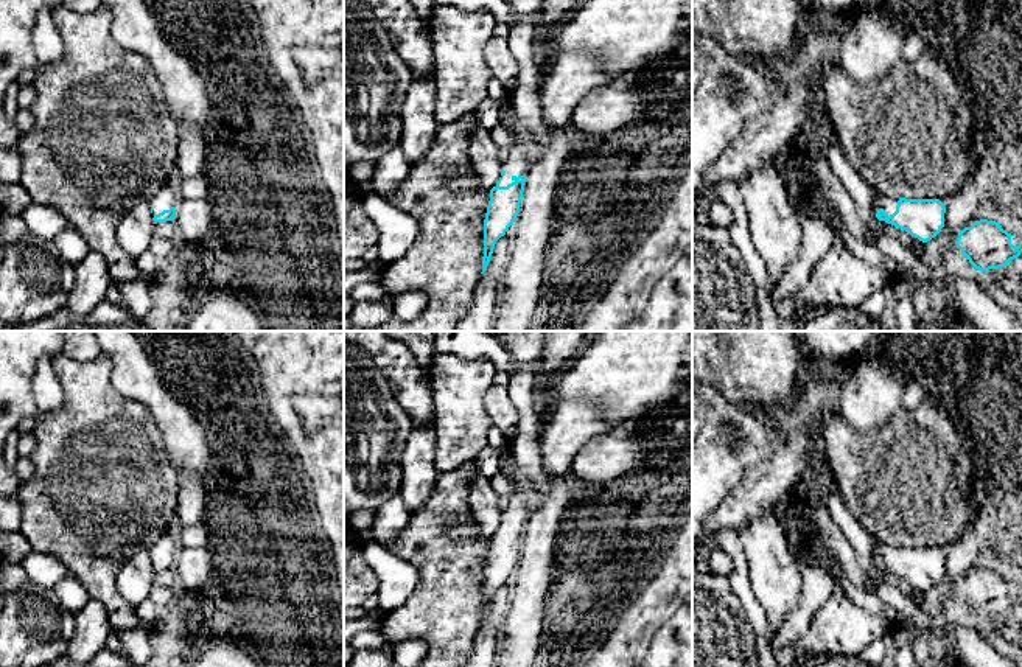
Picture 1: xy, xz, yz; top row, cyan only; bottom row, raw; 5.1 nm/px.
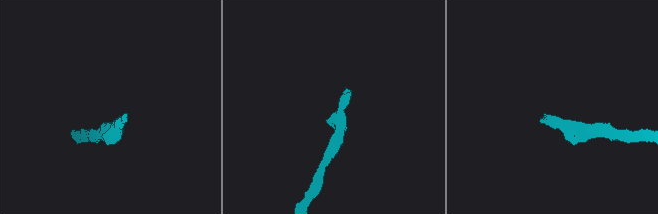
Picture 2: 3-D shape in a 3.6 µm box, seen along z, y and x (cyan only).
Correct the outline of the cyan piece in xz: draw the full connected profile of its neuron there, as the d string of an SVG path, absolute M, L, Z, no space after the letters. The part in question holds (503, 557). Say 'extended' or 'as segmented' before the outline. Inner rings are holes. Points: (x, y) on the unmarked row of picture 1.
extended; M513 460L506 463L507 473L513 482L509 507L501 512L501 526L490 538L490 549L484 567L484 605L482 620L487 619L496 589L506 583L520 561L520 552L524 540L524 524L529 519L526 496L537 491L534 482L524 470Z

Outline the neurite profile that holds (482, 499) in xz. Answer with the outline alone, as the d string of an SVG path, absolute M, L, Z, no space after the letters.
M479 471L471 479L470 508L479 535L492 538L501 526L501 510L490 479L484 477Z

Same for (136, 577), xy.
M148 549L135 550L118 572L117 588L120 594L137 606L149 597L154 581L154 569Z

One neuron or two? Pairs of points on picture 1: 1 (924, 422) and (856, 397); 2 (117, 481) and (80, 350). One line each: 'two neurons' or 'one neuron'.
1: two neurons
2: two neurons

